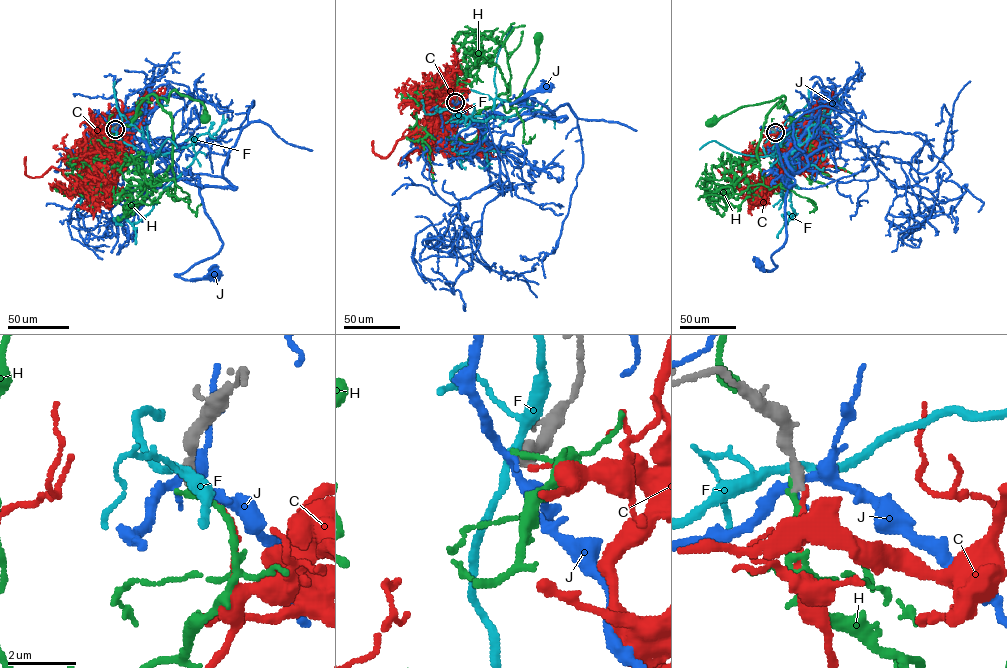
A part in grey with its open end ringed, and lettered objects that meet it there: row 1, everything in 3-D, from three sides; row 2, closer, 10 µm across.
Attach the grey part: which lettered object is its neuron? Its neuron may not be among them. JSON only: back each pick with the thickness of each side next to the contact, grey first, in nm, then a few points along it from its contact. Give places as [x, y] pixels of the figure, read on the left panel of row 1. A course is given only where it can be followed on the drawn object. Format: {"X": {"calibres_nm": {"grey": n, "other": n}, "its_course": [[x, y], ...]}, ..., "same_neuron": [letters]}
{"same_neuron": []}

